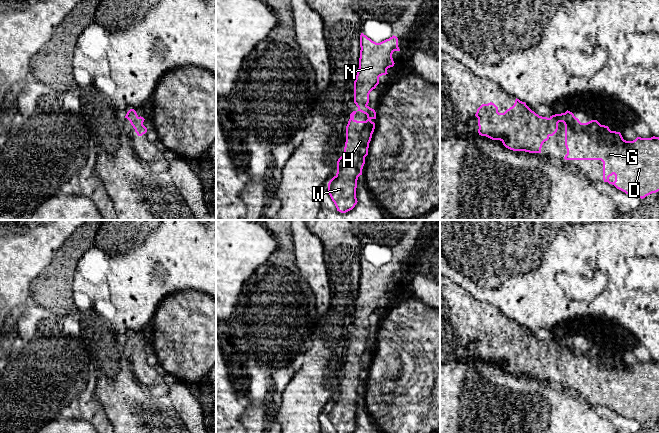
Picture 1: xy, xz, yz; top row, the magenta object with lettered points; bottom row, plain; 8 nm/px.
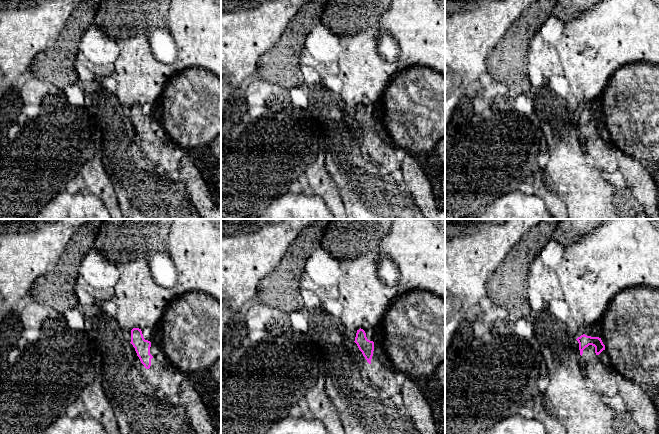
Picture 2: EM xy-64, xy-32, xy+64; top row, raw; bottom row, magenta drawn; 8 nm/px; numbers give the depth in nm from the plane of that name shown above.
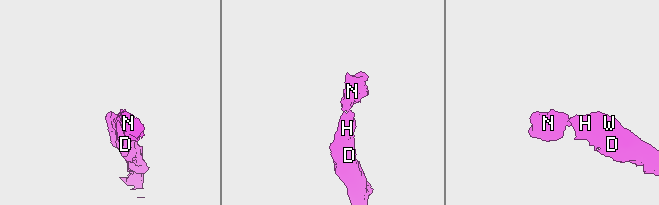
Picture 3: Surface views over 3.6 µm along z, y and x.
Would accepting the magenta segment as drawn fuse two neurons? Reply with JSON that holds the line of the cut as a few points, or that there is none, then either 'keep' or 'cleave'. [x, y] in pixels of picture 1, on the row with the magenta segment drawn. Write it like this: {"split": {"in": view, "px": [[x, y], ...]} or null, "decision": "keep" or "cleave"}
{"split": null, "decision": "keep"}

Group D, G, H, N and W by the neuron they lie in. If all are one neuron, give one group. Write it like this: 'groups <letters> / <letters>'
groups D G H N W

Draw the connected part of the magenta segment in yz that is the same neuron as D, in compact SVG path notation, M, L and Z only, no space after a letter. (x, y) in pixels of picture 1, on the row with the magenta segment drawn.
M517 98L514 105L504 113L499 113L498 107L490 102L482 104L475 116L478 118L479 135L500 140L510 150L529 153L541 153L543 143L557 132L558 123L563 122L567 149L565 160L601 160L604 182L641 199L659 191L659 137L637 137L633 141L626 141L620 132L611 131L608 126L601 125L597 120L581 123L568 110L549 118L542 117Z

